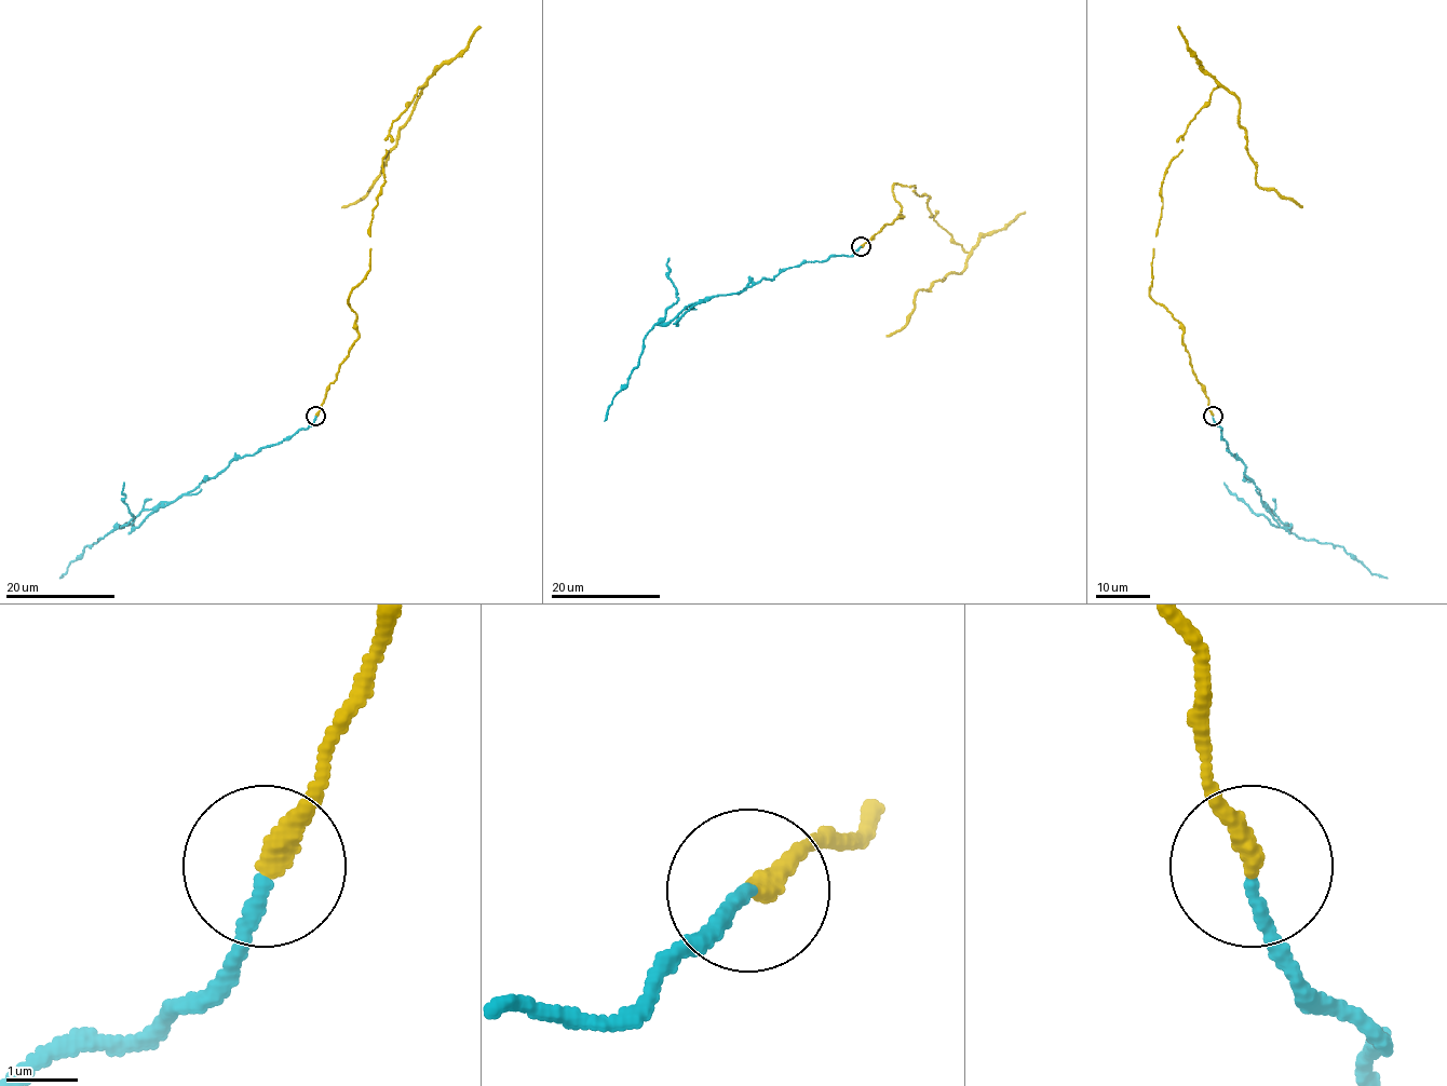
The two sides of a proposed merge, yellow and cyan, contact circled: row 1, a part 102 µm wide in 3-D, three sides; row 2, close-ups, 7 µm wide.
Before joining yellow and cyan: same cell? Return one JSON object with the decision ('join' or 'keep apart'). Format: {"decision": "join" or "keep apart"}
{"decision": "keep apart"}

